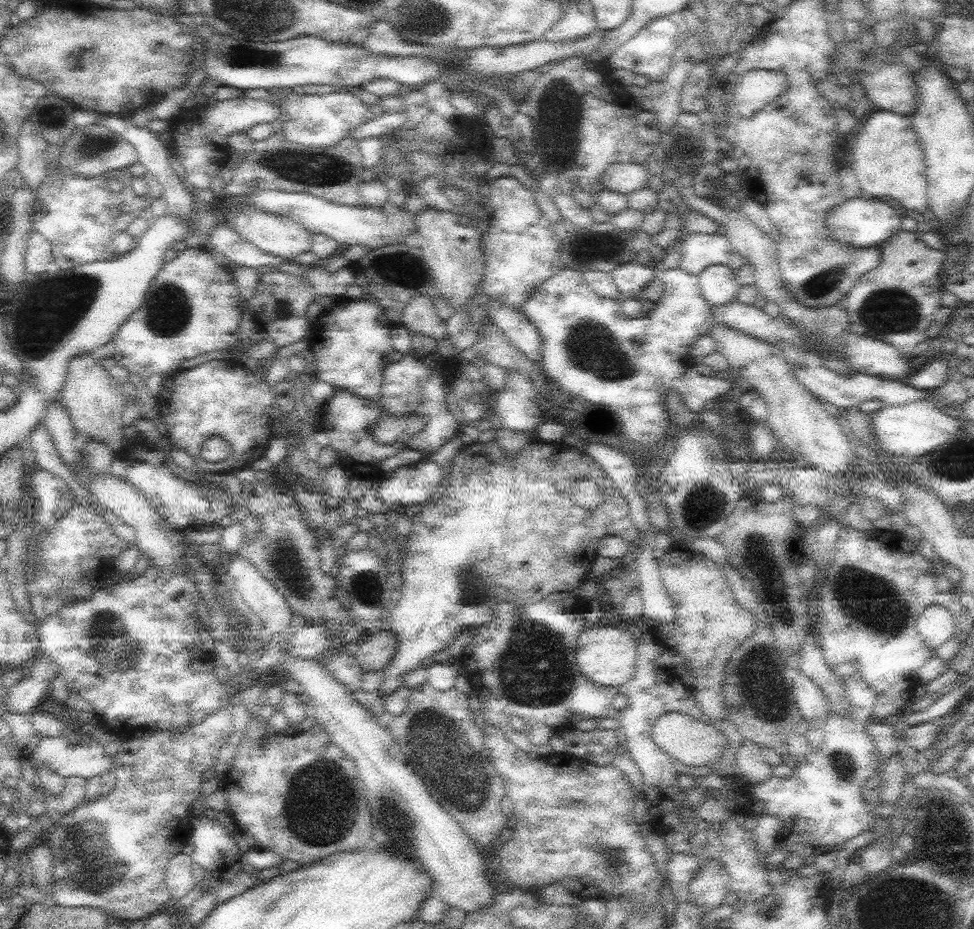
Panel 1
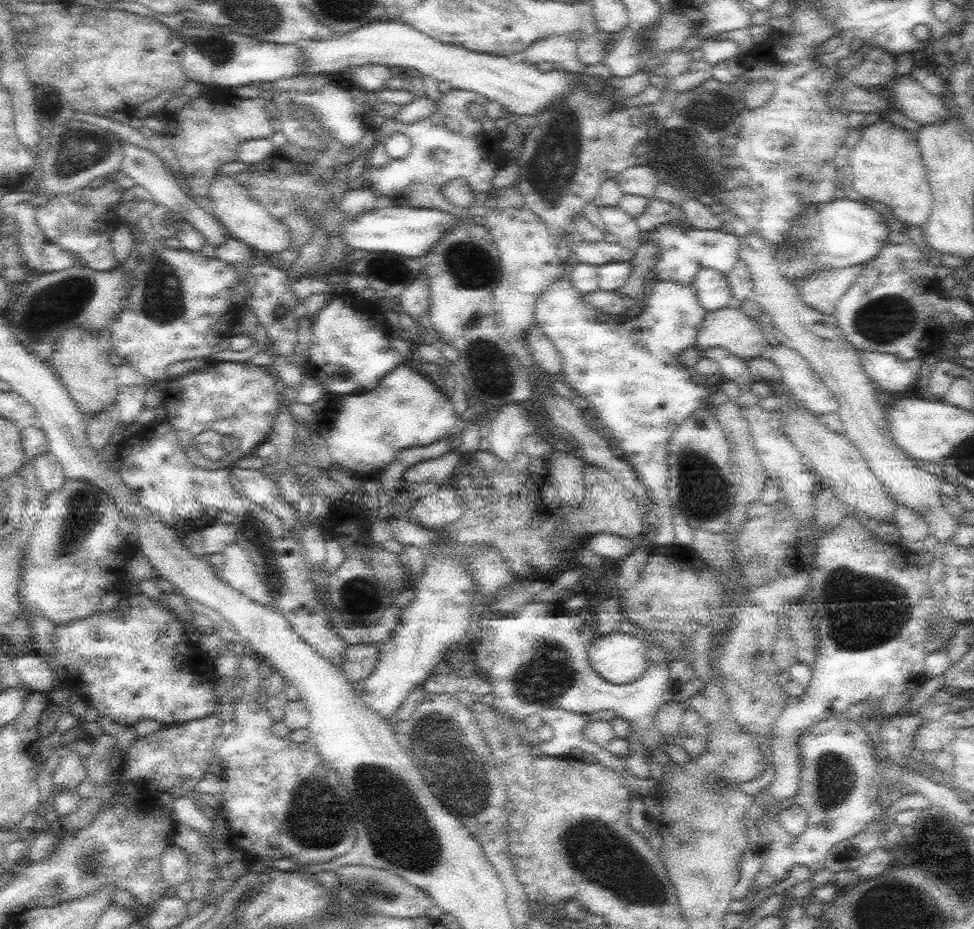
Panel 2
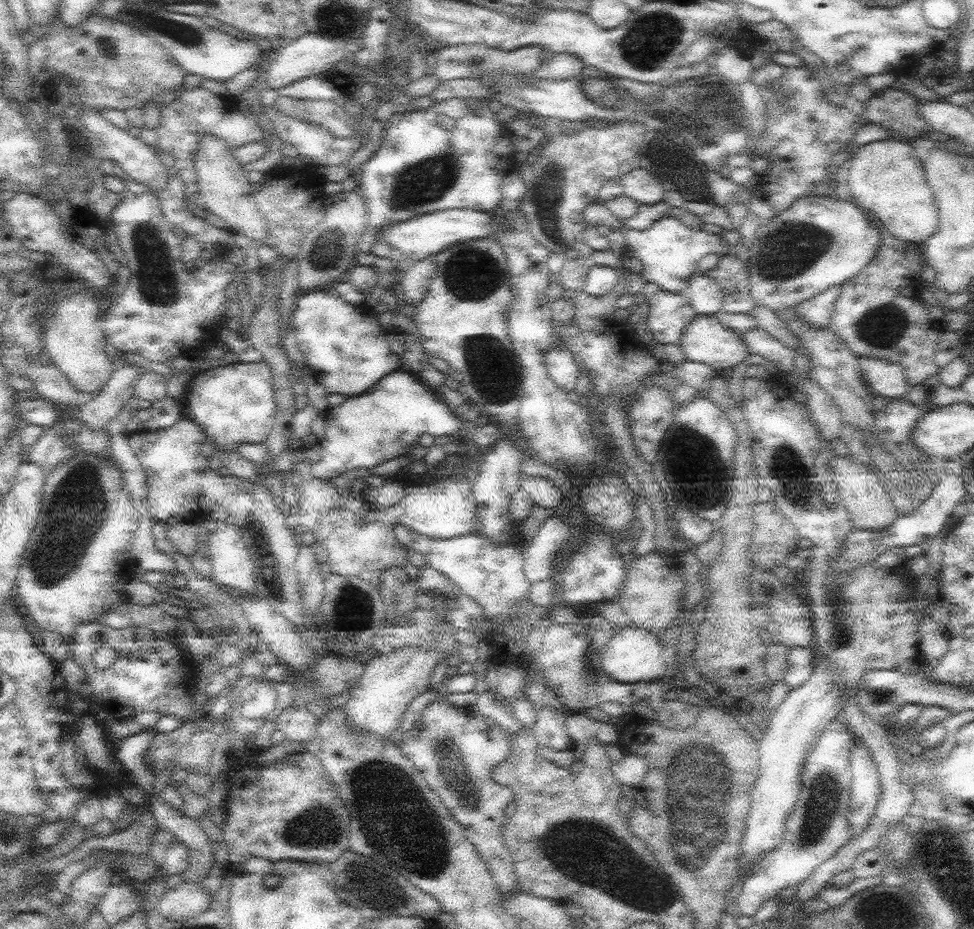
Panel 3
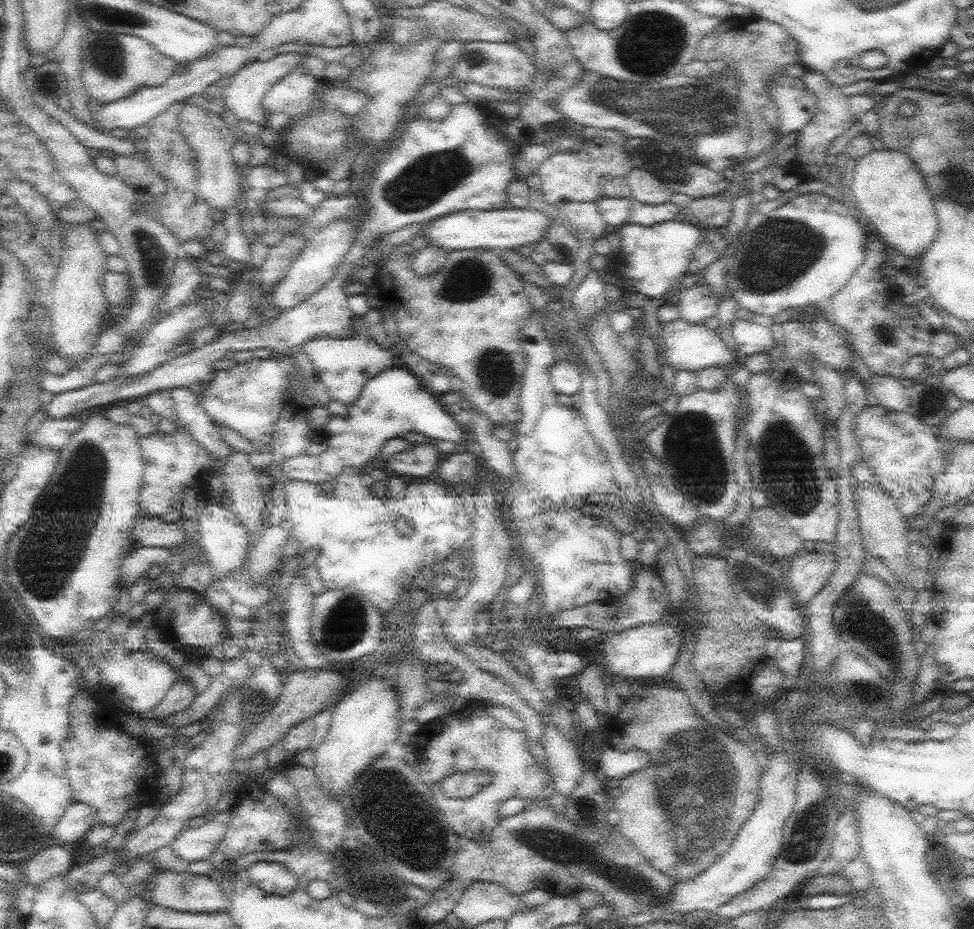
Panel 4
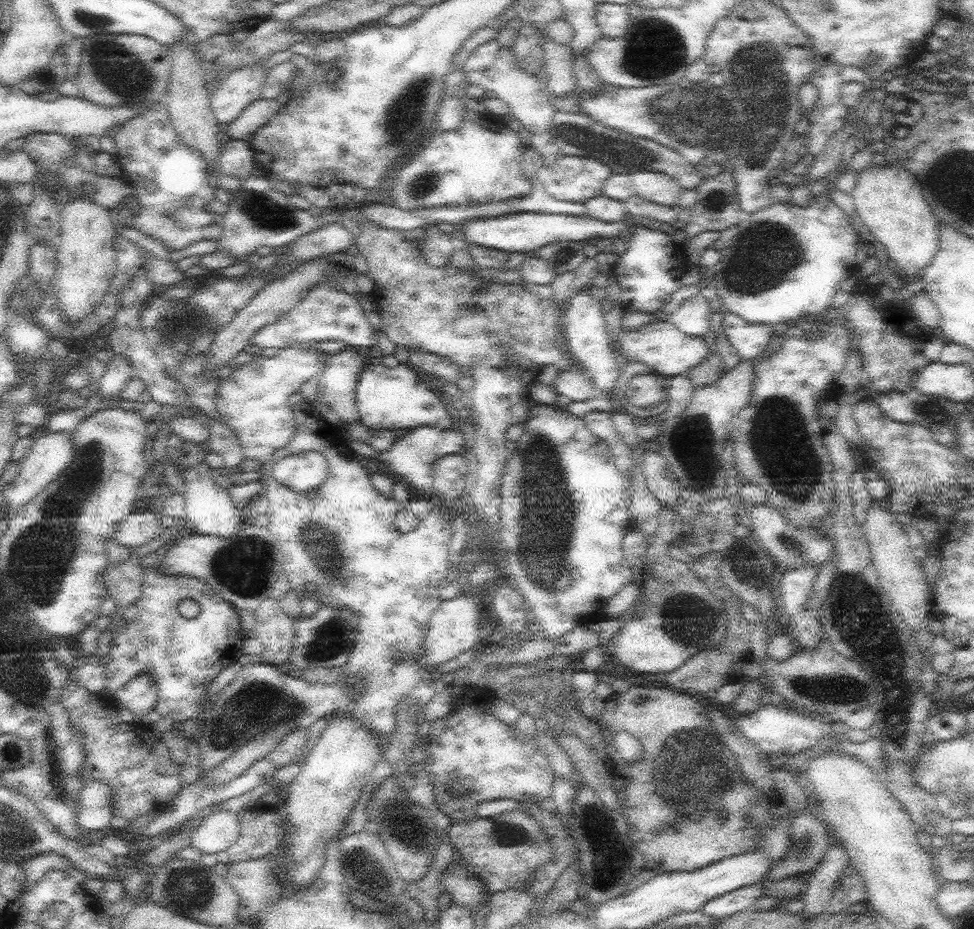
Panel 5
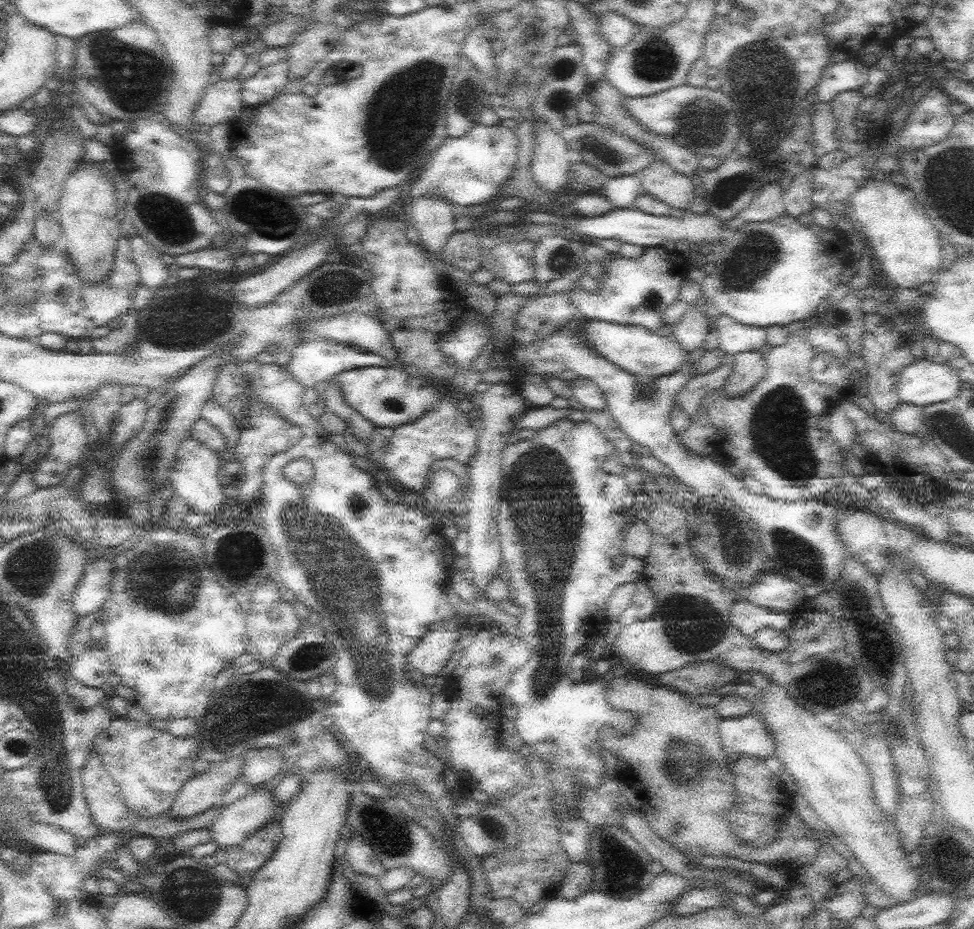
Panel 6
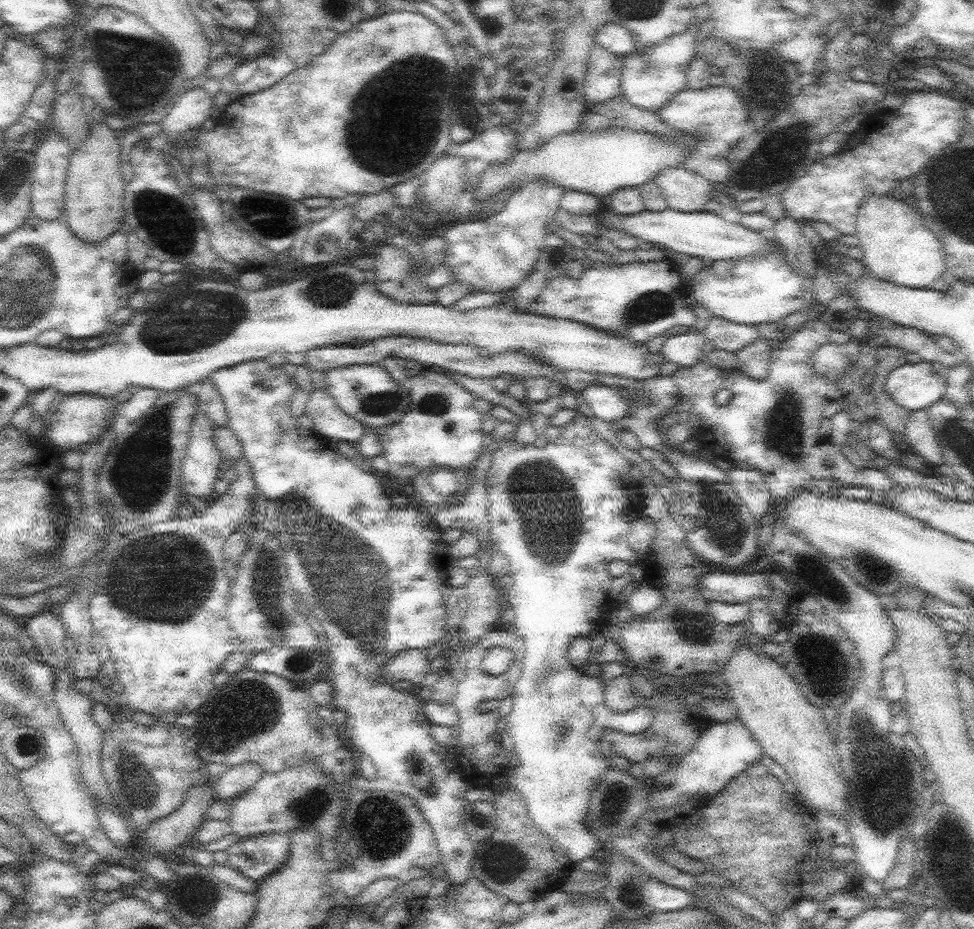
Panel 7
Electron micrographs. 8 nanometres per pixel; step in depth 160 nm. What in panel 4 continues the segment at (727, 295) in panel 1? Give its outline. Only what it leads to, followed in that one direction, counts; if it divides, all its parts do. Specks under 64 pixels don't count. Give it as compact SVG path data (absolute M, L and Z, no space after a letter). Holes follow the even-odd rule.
M694 284L692 288L688 288L678 304L680 308L680 318L687 320L688 324L704 324L716 317L719 308L719 298L714 296L713 288L708 284Z

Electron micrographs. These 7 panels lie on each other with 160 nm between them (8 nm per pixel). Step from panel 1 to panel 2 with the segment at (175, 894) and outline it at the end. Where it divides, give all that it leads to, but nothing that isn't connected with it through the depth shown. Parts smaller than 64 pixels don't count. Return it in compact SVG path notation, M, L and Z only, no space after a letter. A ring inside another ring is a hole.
M171 841L162 855L161 865L164 882L171 893L176 887L188 881L189 856L181 846Z

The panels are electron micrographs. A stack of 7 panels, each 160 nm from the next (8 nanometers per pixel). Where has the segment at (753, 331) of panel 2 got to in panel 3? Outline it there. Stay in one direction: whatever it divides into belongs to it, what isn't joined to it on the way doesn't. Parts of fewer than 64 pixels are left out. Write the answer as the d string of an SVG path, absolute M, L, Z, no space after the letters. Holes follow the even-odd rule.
M714 315L694 318L680 339L686 360L709 364L717 371L732 368L748 356L748 346L739 331L726 328Z

